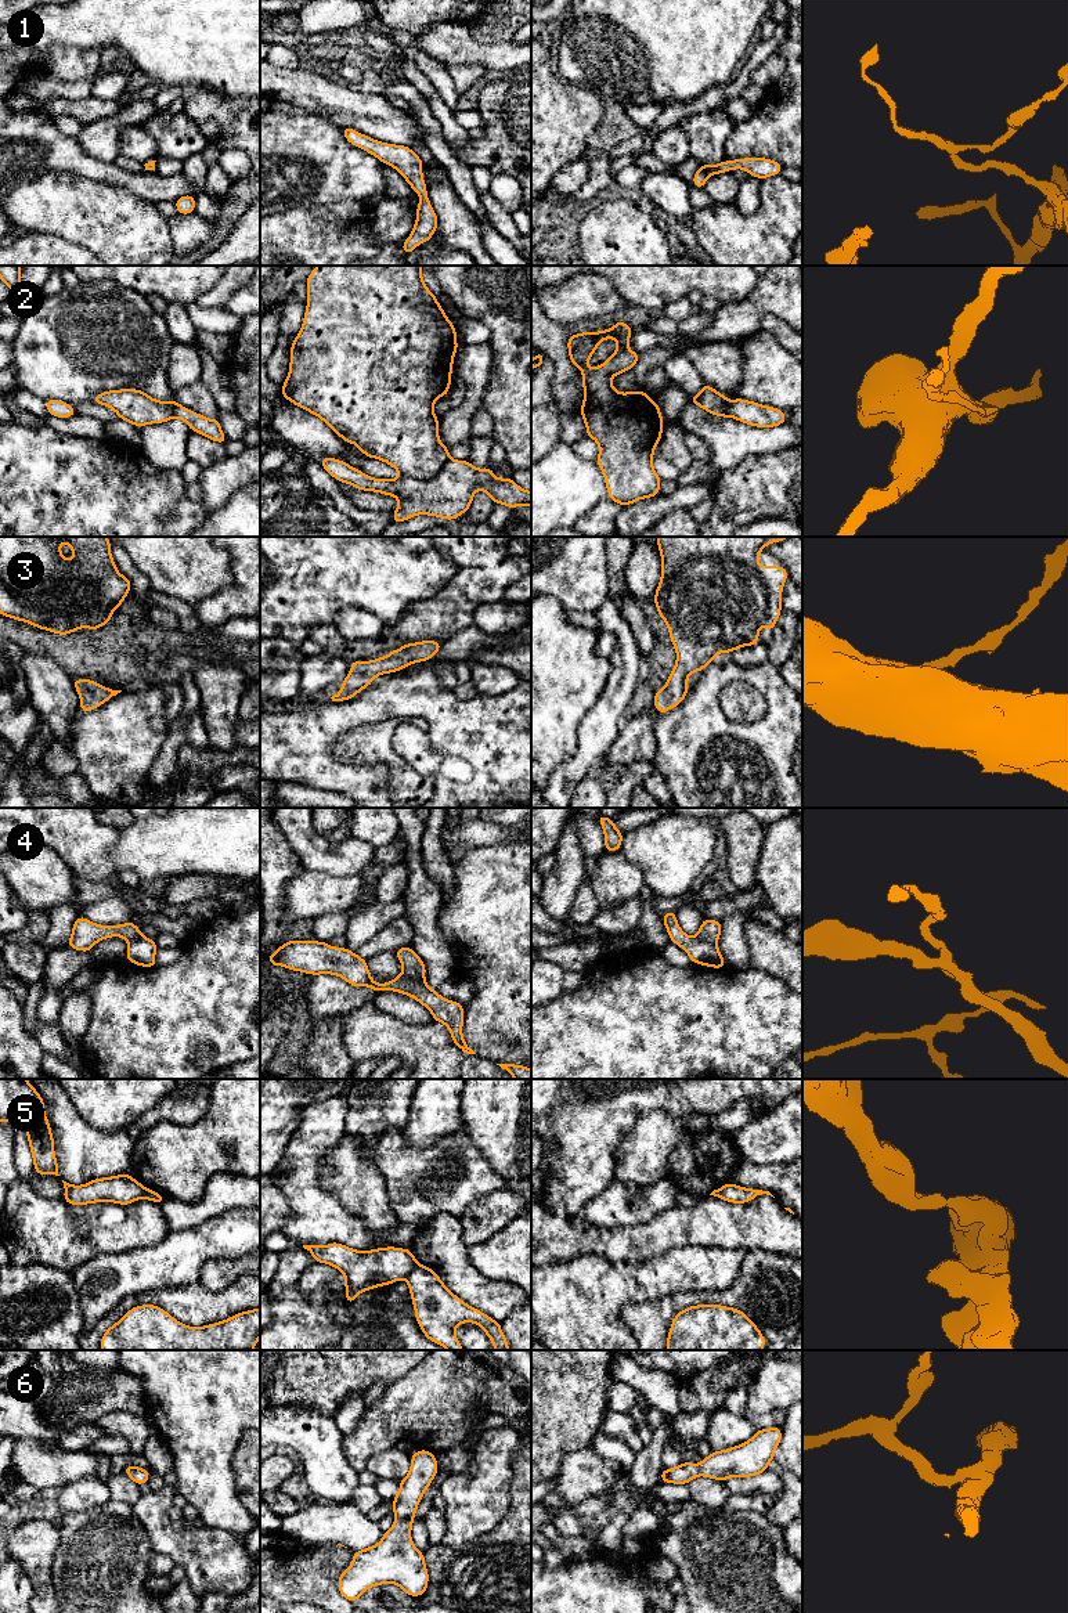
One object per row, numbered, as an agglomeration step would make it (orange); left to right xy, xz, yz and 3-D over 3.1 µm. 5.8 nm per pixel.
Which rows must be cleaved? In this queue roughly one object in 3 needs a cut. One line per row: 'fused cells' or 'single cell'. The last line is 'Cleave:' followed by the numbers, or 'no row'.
1: single cell
2: fused cells
3: single cell
4: fused cells
5: fused cells
6: single cell
Cleave: 2, 4, 5

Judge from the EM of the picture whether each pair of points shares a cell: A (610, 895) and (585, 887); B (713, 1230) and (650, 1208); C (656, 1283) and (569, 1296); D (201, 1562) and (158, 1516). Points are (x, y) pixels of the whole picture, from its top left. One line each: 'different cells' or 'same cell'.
A: different cells
B: different cells
C: same cell
D: same cell

